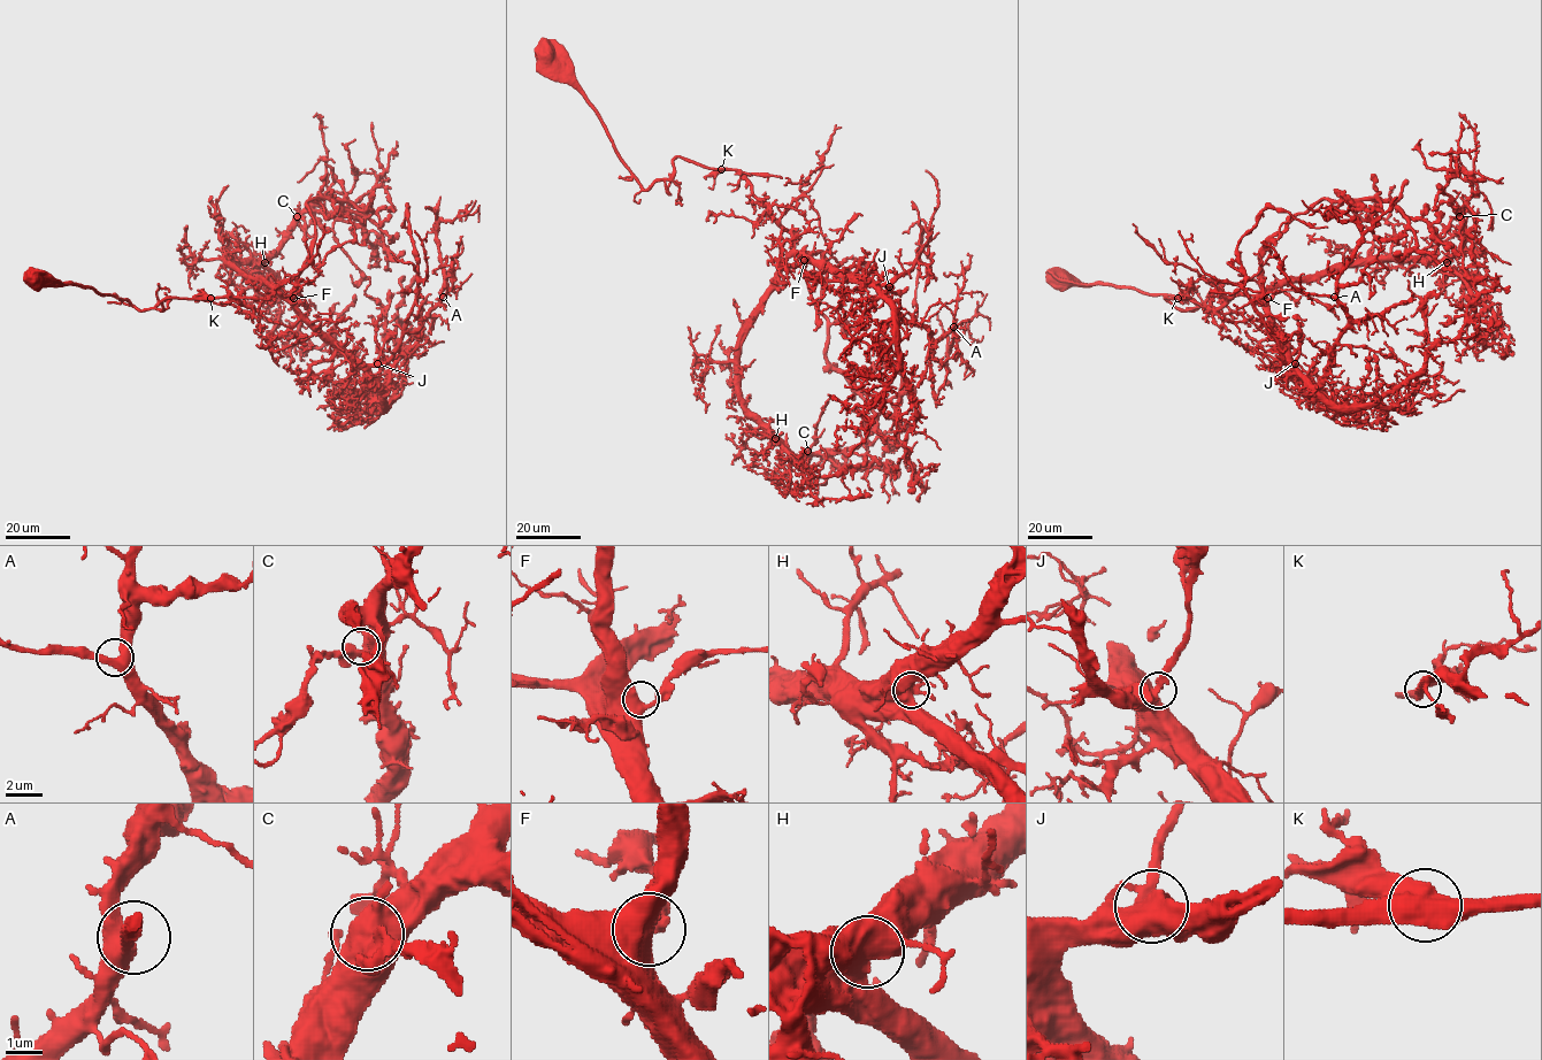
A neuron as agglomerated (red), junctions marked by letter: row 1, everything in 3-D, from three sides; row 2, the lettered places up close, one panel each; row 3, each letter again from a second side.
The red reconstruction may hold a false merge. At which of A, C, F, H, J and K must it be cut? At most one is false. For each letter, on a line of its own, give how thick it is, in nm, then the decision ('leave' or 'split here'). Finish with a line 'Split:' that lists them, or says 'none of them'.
A: 360 nm | leave
C: 480 nm | leave
F: 600 nm | leave
H: 550 nm | leave
J: 400 nm | leave
K: 500 nm | leave
Split: none of them

